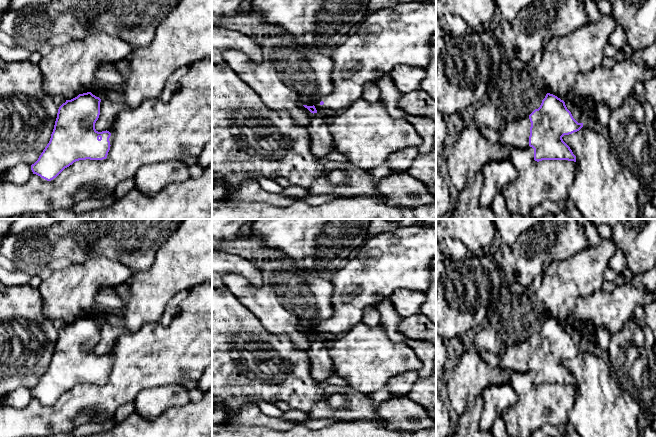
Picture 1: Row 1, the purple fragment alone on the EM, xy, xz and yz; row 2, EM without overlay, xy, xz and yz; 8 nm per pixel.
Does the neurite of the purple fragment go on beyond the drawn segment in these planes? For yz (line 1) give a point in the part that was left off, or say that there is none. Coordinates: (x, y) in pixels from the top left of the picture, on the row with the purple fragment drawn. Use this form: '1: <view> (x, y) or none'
1: yz (515, 134)

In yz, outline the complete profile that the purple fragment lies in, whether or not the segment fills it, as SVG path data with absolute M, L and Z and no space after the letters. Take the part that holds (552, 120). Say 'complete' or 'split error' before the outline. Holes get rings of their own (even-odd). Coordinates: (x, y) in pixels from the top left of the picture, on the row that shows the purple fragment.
split error; M547 93L538 109L529 116L507 122L498 134L501 144L512 148L532 147L537 162L576 162L576 156L562 137L577 132L582 127L583 123L578 123L573 118L563 100Z

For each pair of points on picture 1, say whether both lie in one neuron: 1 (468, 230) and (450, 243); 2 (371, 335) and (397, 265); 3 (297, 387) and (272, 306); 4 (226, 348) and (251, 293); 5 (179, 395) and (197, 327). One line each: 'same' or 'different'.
1: different
2: different
3: different
4: different
5: different

